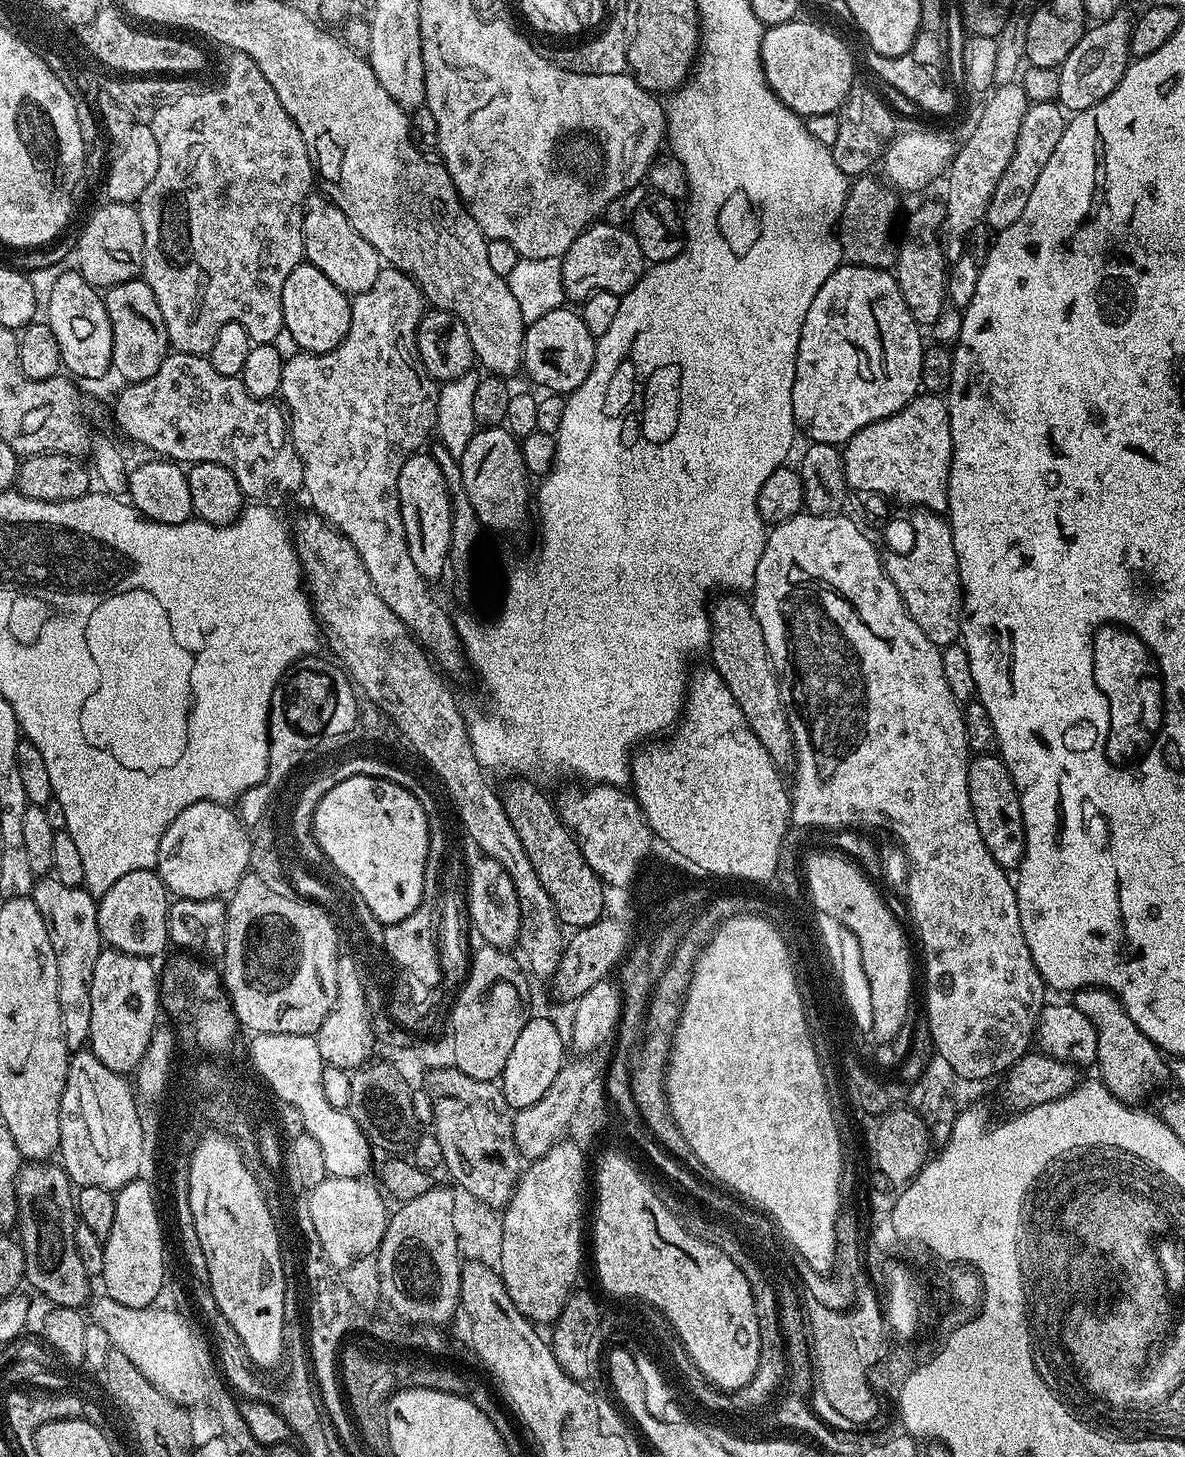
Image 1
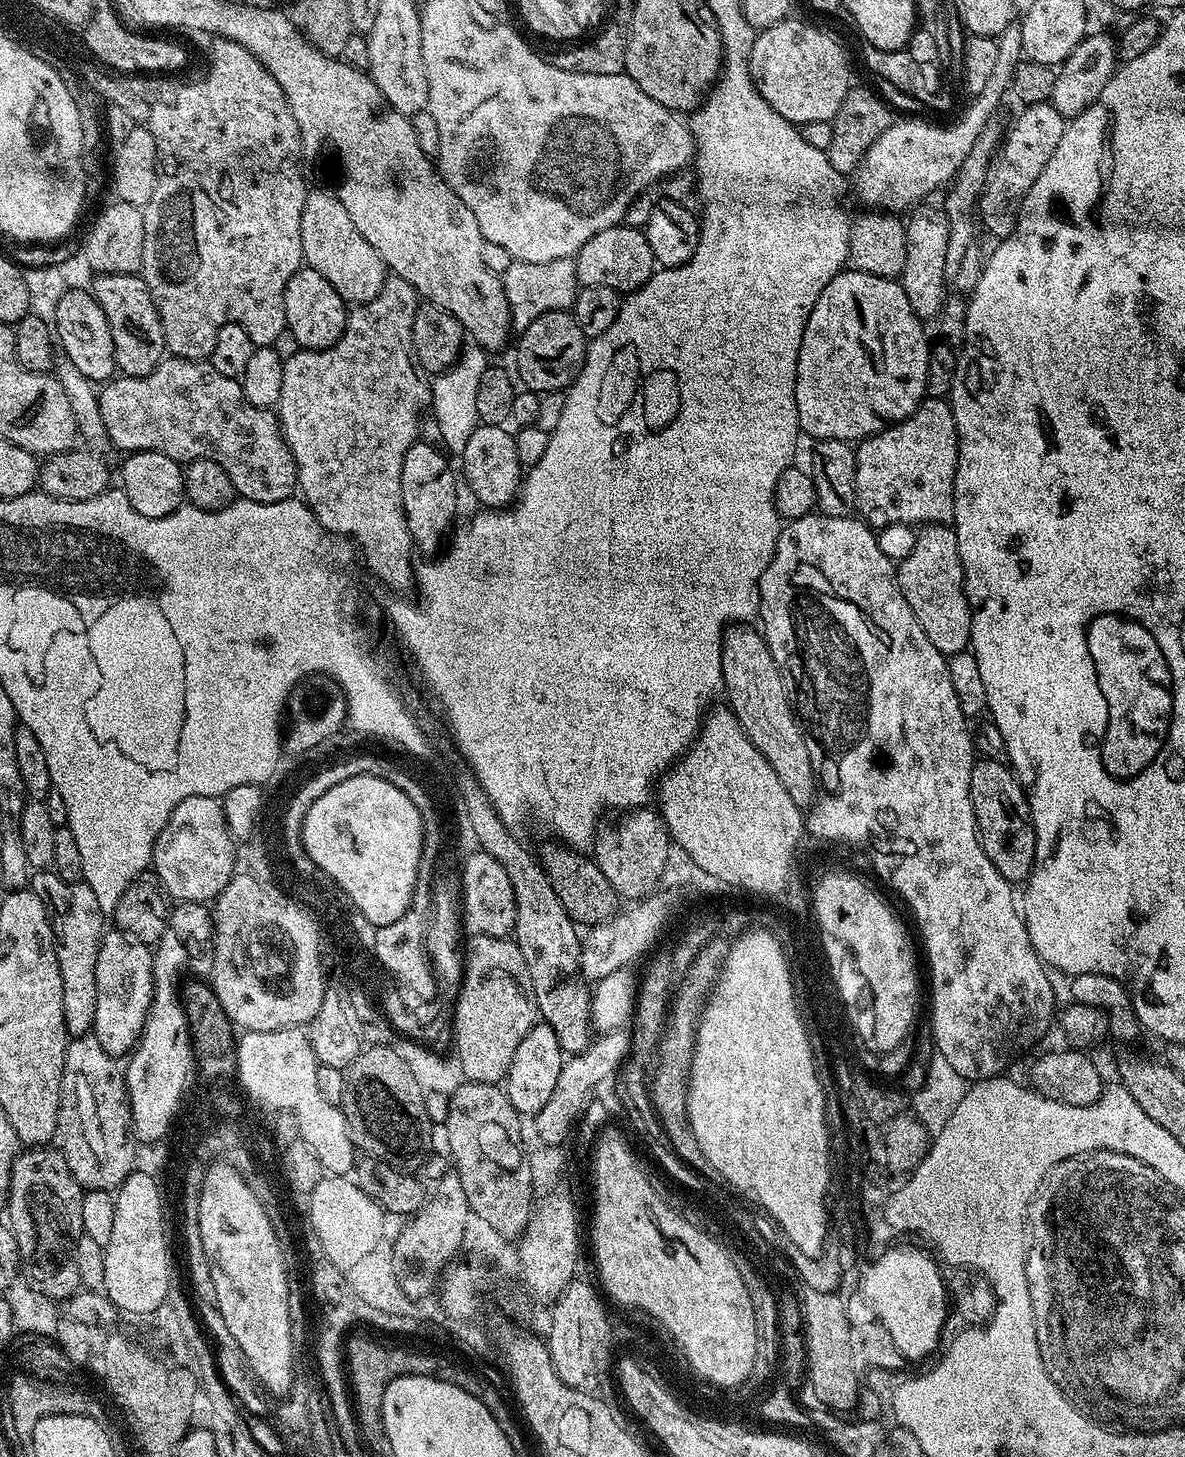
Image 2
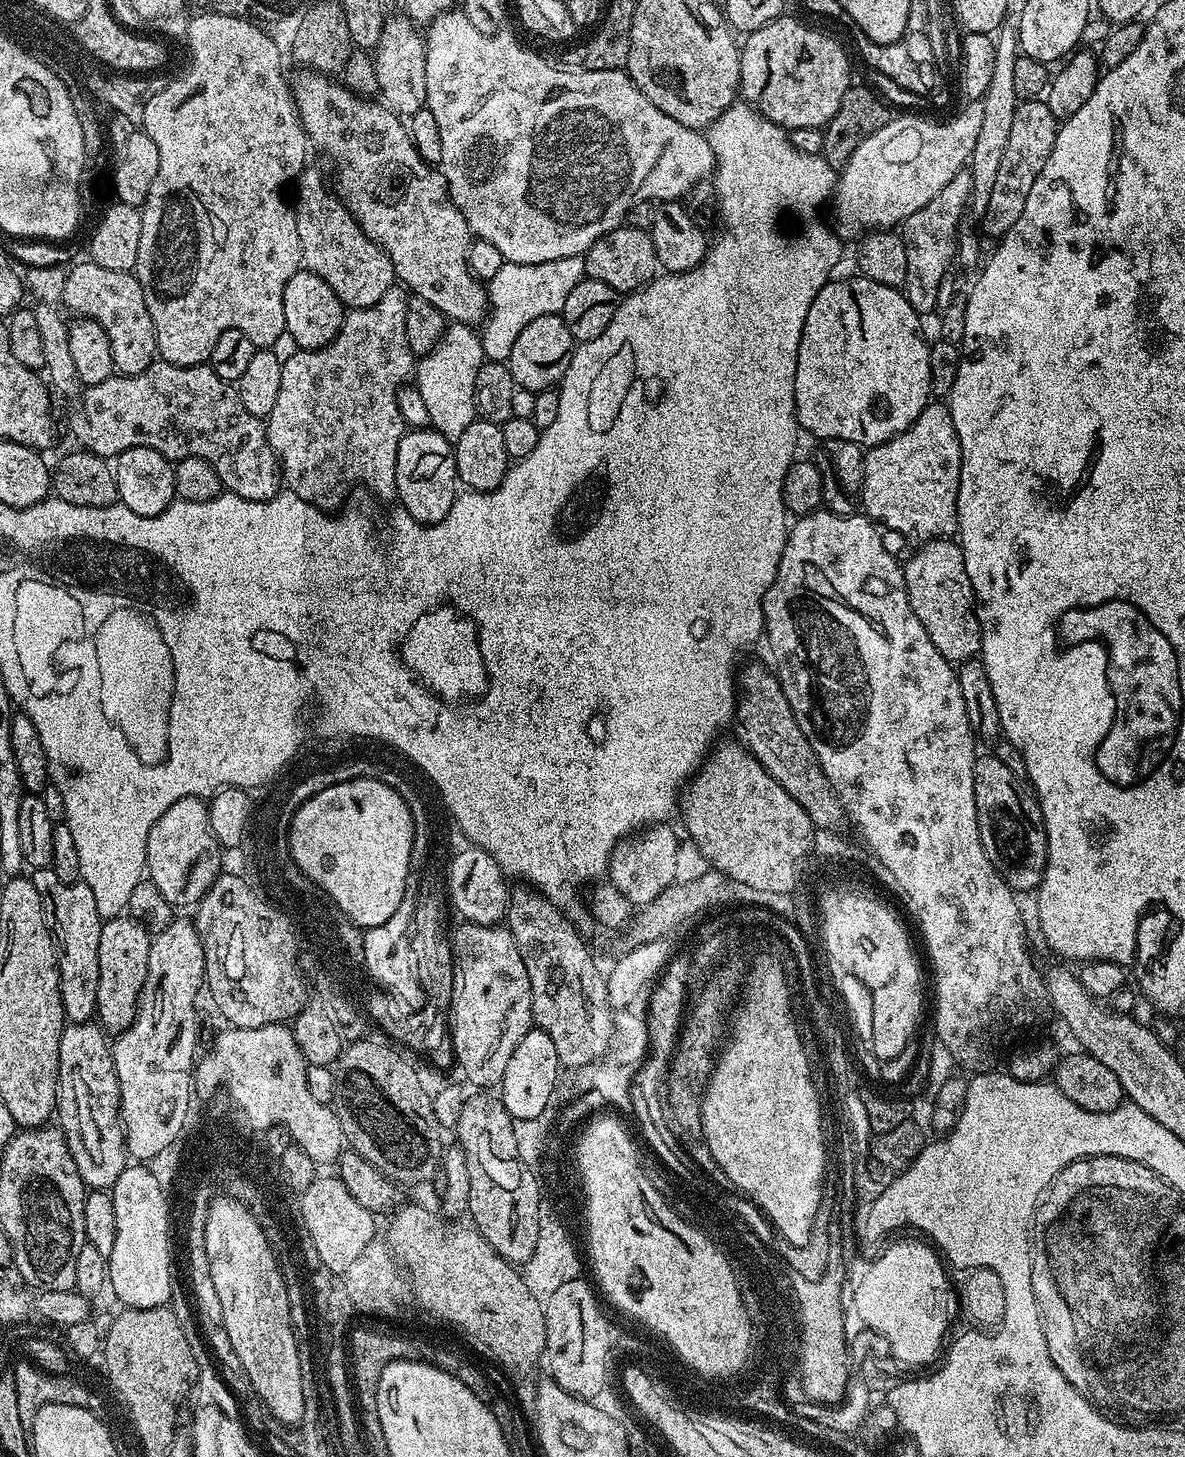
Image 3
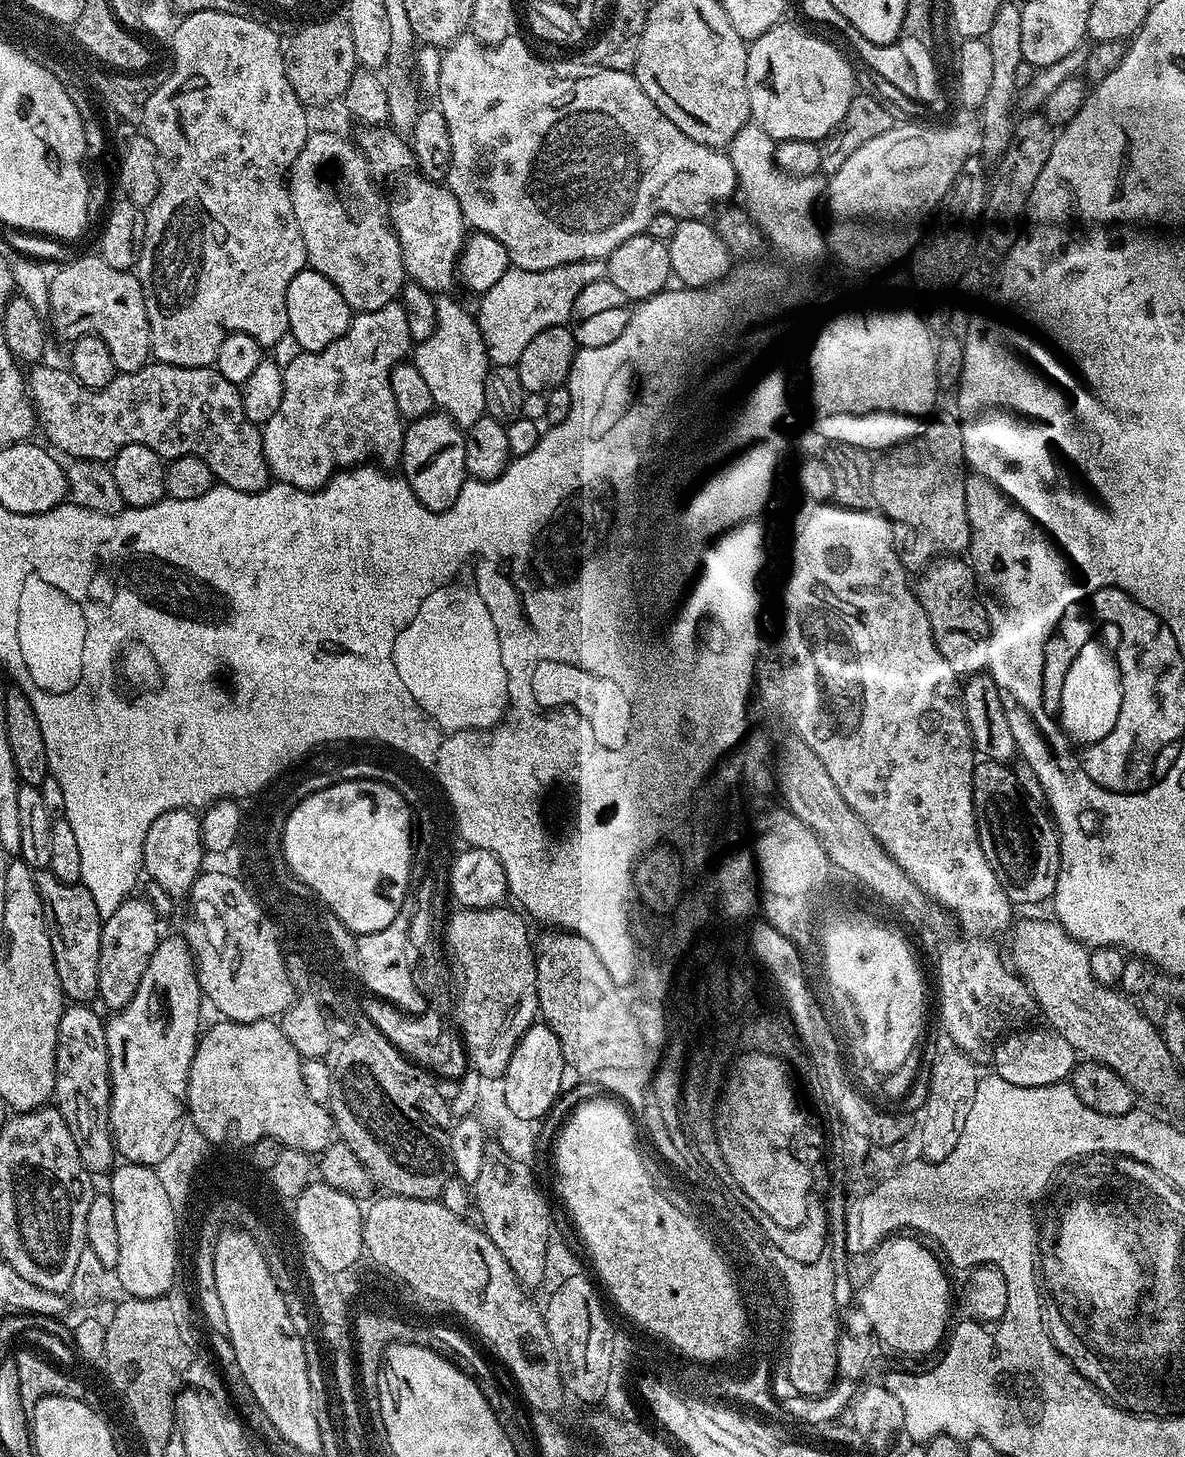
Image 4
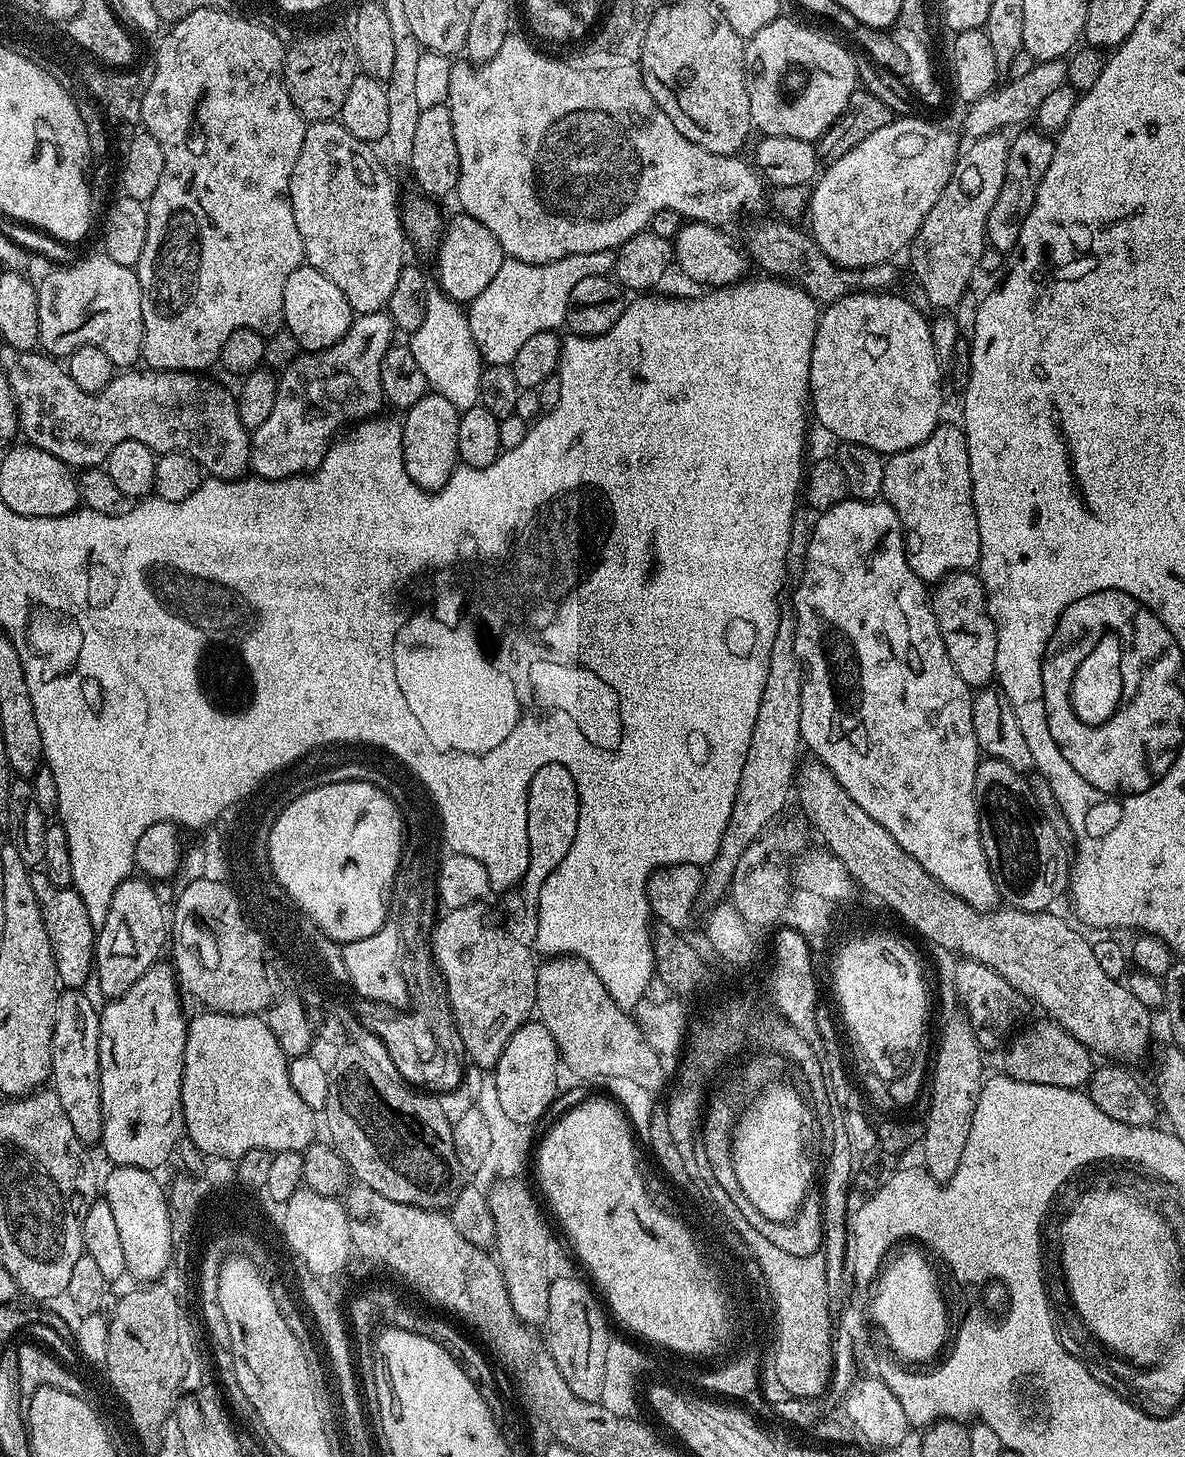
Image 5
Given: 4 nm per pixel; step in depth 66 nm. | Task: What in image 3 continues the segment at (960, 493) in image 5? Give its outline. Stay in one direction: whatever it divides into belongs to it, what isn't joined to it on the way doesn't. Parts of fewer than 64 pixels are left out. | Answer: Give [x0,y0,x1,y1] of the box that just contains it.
[860,402,960,545]

